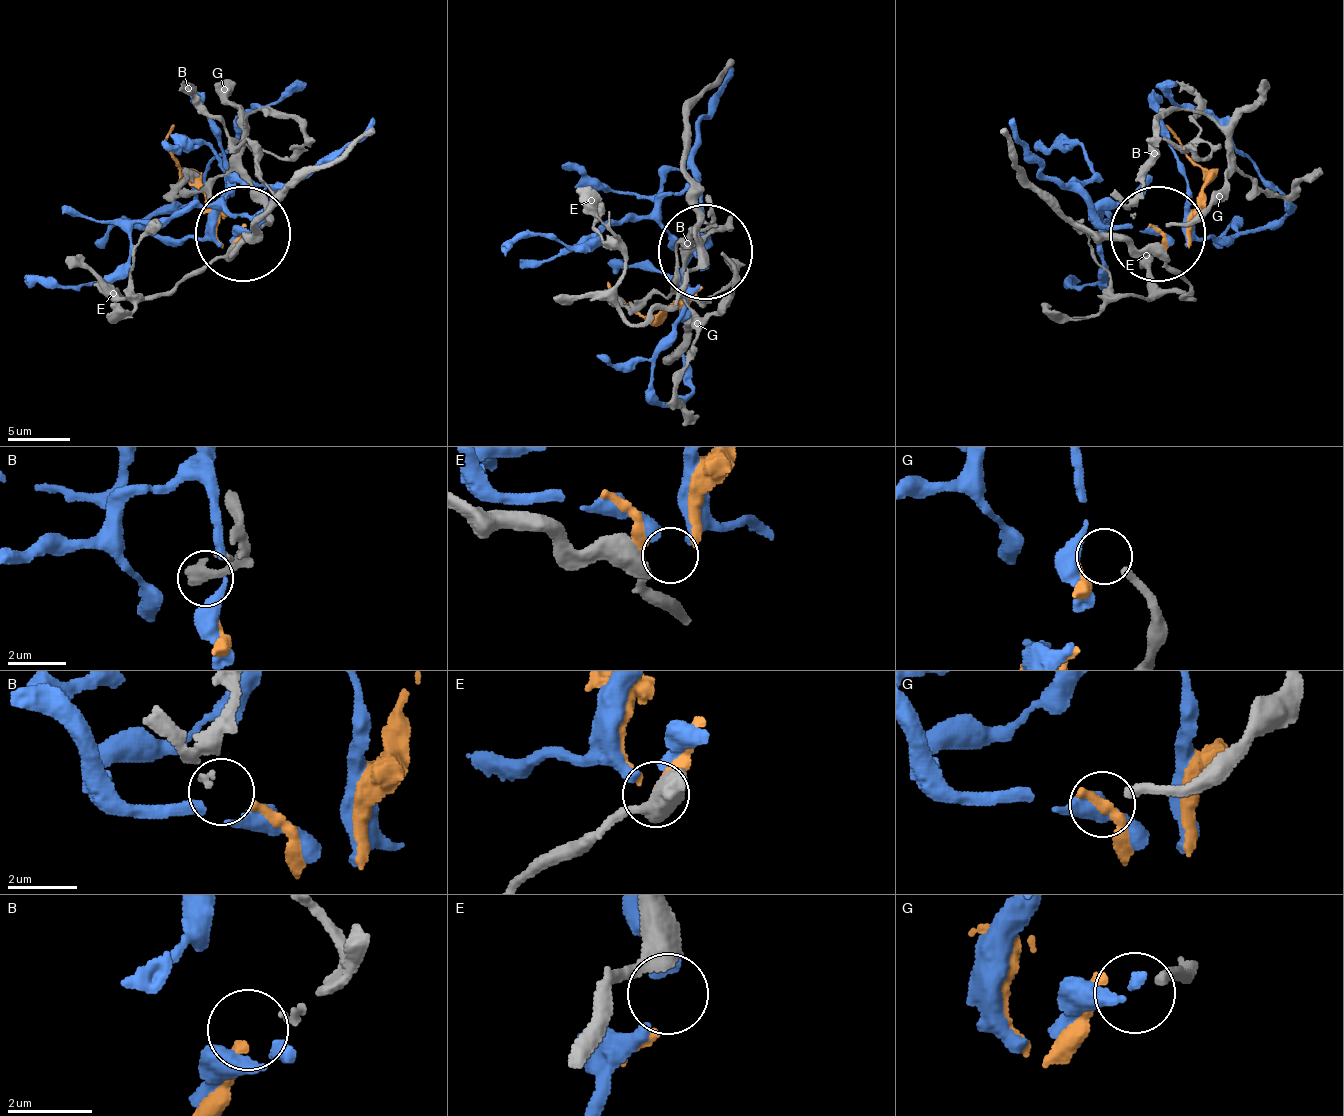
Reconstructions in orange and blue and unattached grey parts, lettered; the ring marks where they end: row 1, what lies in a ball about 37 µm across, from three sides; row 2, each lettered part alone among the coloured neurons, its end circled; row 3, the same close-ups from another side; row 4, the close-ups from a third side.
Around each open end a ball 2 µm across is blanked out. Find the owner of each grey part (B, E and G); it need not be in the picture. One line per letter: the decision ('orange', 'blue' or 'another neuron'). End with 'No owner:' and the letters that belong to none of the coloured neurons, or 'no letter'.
B: orange
E: another neuron
G: another neuron
No owner: E, G

